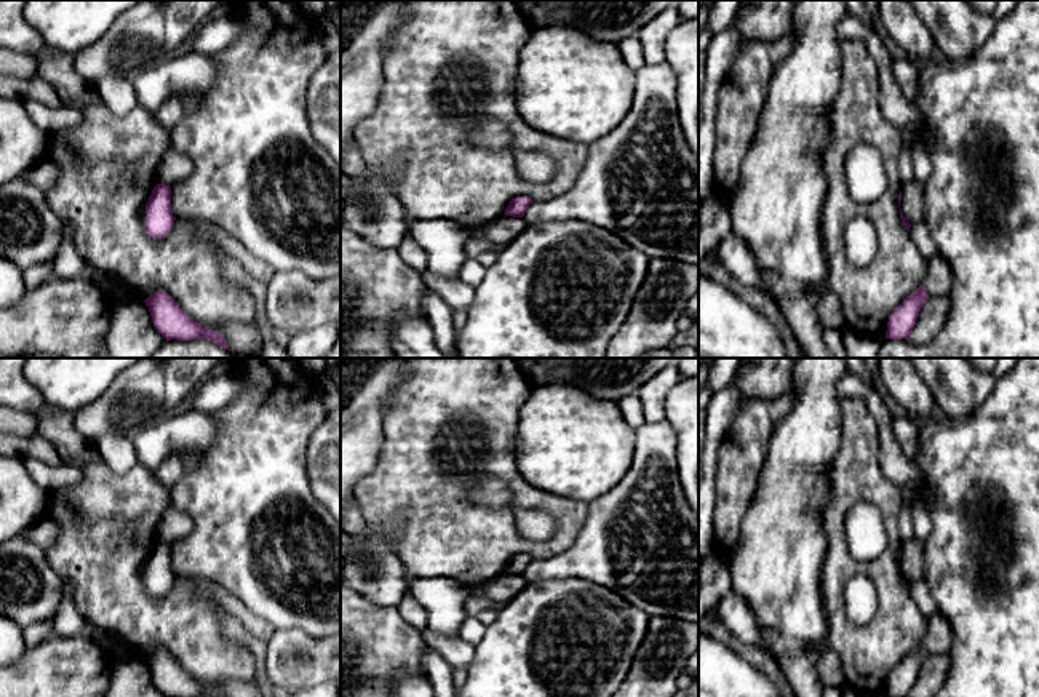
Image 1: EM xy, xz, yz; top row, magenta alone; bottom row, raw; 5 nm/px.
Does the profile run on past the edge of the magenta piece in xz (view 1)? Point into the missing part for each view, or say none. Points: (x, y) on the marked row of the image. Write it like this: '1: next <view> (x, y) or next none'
1: next none

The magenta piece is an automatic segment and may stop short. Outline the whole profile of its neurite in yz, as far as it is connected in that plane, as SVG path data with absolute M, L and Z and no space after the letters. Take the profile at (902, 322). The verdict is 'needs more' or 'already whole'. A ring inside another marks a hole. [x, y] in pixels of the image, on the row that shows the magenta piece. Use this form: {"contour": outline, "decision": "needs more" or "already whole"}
{"contour": "M924 285L906 296L905 301L889 317L886 339L908 339L927 299L929 294Z", "decision": "already whole"}

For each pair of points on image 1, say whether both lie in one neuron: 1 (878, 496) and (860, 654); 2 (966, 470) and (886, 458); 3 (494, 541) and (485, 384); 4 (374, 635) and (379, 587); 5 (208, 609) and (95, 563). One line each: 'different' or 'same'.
1: same
2: different
3: same
4: different
5: same

